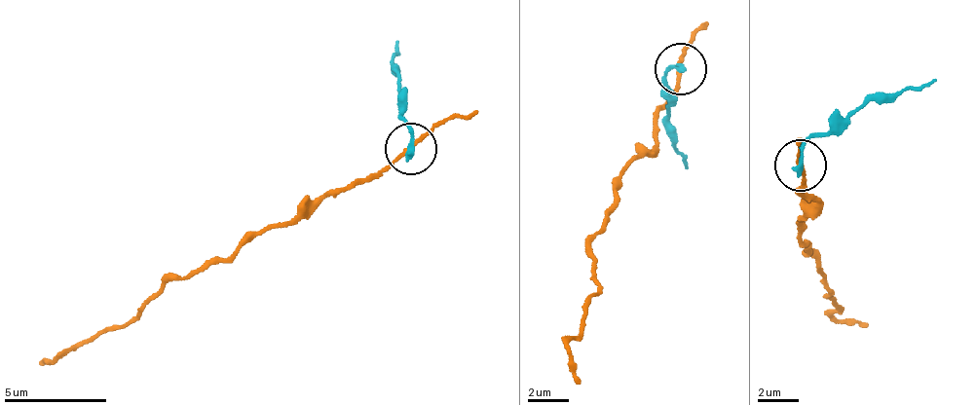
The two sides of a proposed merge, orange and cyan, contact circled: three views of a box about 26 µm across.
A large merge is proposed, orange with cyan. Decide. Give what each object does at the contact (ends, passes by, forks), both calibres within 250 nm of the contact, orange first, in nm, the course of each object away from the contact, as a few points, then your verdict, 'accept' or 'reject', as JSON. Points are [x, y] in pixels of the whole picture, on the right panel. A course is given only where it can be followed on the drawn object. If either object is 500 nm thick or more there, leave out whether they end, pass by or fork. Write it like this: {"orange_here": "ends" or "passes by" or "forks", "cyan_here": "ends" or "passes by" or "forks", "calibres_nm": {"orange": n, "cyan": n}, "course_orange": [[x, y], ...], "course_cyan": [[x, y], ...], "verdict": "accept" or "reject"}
{"orange_here": "passes by", "cyan_here": "ends", "calibres_nm": {"orange": 150, "cyan": 280}, "course_orange": [[798, 165], [799, 185], [815, 206], [796, 216], [795, 226], [832, 295], [832, 316], [868, 325]], "course_cyan": [[803, 165], [810, 138], [823, 136], [868, 101], [892, 99], [934, 81]], "verdict": "reject"}

